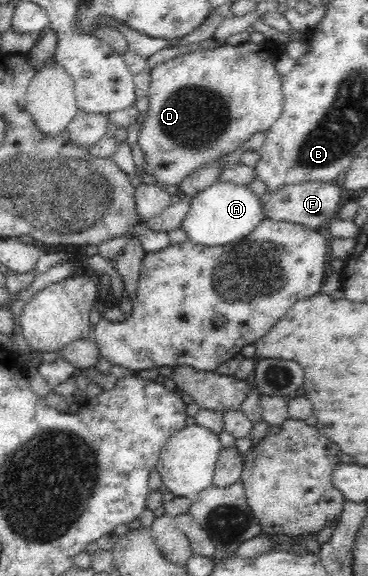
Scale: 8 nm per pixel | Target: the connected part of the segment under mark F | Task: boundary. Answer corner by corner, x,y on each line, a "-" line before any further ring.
300,182
297,184
285,185
275,191
267,191
261,199
261,209
267,218
276,221
293,222
303,226
319,229
332,219
337,218
336,214
341,208
340,182

